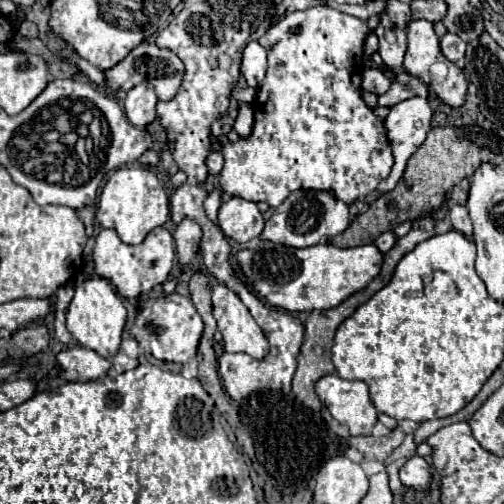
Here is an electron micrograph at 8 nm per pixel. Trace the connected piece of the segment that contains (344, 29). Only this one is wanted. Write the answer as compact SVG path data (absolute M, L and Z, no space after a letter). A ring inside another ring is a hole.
M317 5L289 13L259 39L267 49L269 67L253 101L255 125L251 135L221 147L225 163L219 173L219 189L225 195L243 197L253 203L265 201L269 207L279 207L289 193L297 189L313 189L333 191L339 201L353 205L375 191L383 177L389 177L395 161L385 135L385 123L361 97L363 43L367 33L369 29L365 21L335 11L329 5ZM293 25L301 25L303 31L291 35L289 29Z

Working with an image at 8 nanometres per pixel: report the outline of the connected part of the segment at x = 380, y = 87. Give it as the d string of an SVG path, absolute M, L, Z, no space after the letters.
M369 67L369 69L363 71L363 89L365 89L365 91L383 95L383 93L389 89L389 85L391 85L389 77L385 77L379 69Z

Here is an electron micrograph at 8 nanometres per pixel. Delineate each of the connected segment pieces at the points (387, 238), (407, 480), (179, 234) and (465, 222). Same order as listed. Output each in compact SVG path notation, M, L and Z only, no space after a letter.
M387 231L387 233L383 233L383 235L379 235L379 237L375 239L375 247L377 247L381 253L387 253L387 251L393 247L393 243L395 243L395 235L393 235L391 231Z
M413 455L411 459L407 459L407 463L399 469L399 477L403 485L413 487L413 489L427 489L431 483L429 465L419 455Z
M183 219L181 223L177 223L173 237L175 237L175 245L177 245L179 263L185 269L197 257L197 249L199 249L199 241L203 237L203 229L195 219Z
M451 205L451 209L449 209L449 219L451 219L453 229L457 229L457 231L461 231L463 235L471 237L473 229L471 229L471 219L469 219L469 213L467 213L467 207L465 207L465 205Z

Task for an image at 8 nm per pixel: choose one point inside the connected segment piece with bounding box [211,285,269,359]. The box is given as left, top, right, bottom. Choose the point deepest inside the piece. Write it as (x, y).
(241, 334)

